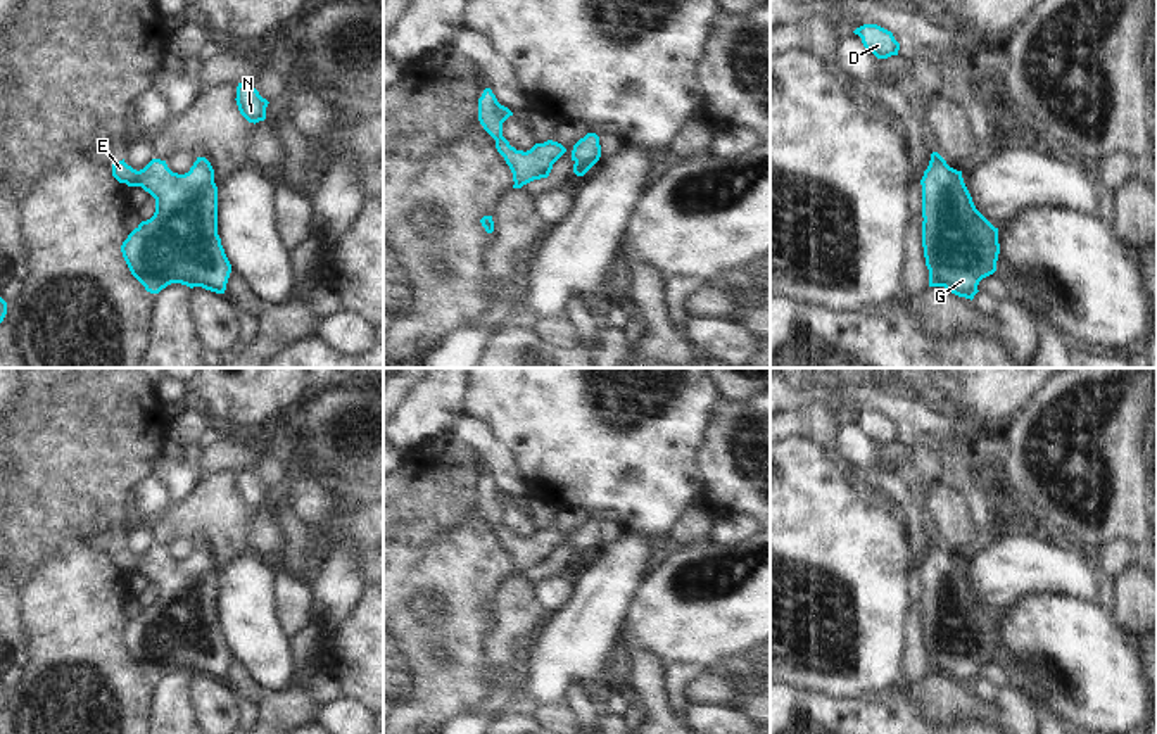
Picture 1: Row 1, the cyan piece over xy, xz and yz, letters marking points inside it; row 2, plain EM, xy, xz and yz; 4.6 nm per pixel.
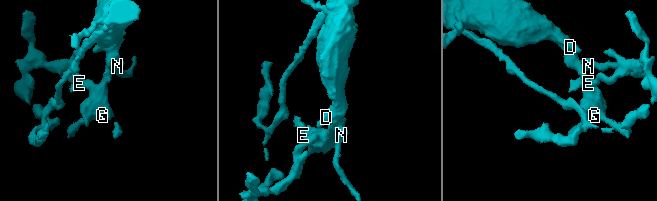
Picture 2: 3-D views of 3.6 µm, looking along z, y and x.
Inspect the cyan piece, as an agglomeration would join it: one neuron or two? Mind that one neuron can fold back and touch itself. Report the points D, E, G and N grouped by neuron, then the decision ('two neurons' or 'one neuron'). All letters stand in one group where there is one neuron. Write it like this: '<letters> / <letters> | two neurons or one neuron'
D E G N | one neuron

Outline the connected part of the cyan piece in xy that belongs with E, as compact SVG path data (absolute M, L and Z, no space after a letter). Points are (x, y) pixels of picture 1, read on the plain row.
M197 544L188 560L173 560L166 547L152 546L136 558L123 547L112 563L142 573L155 585L155 599L123 629L131 661L150 680L171 670L224 680L231 651L218 622L218 573L214 556Z

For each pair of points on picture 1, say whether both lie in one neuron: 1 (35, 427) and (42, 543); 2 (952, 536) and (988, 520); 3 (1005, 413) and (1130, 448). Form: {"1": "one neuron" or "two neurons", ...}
{"1": "one neuron", "2": "two neurons", "3": "two neurons"}

